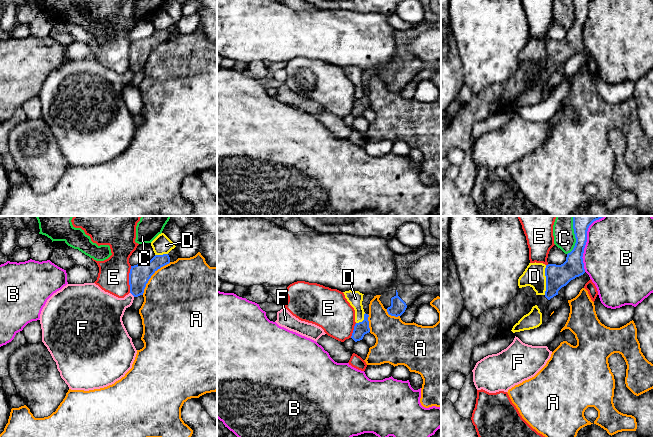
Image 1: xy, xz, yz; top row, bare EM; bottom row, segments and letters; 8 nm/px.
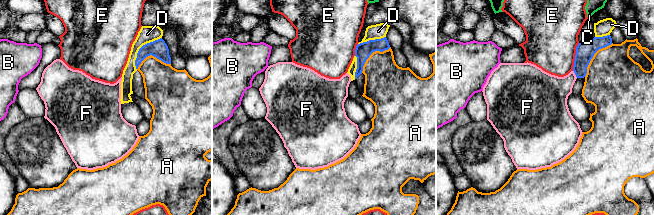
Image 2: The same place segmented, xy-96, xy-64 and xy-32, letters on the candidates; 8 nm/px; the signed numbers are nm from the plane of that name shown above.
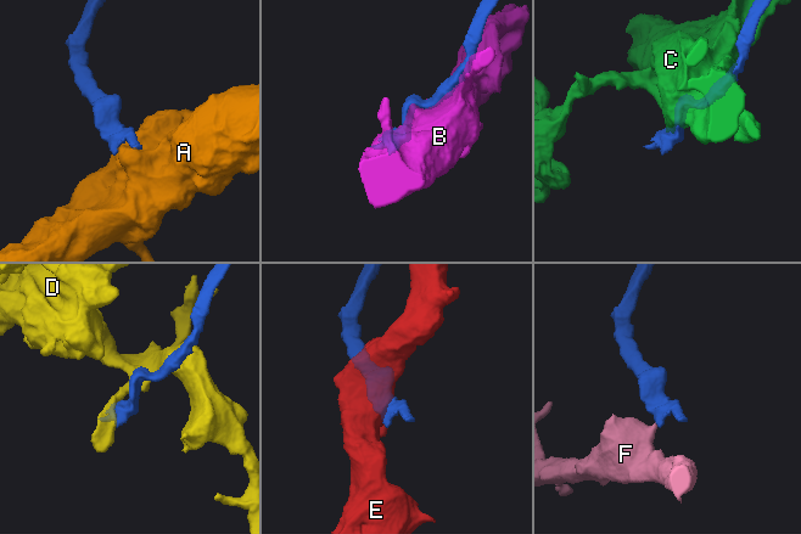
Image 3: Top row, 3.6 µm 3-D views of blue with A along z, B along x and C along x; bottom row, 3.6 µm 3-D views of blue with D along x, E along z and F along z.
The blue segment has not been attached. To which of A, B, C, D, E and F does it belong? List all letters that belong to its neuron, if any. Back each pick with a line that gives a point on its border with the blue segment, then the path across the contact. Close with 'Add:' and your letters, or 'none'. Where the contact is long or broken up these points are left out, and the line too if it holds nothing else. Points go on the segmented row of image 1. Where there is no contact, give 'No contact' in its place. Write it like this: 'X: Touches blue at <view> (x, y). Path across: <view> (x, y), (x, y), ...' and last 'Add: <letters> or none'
Add: none

